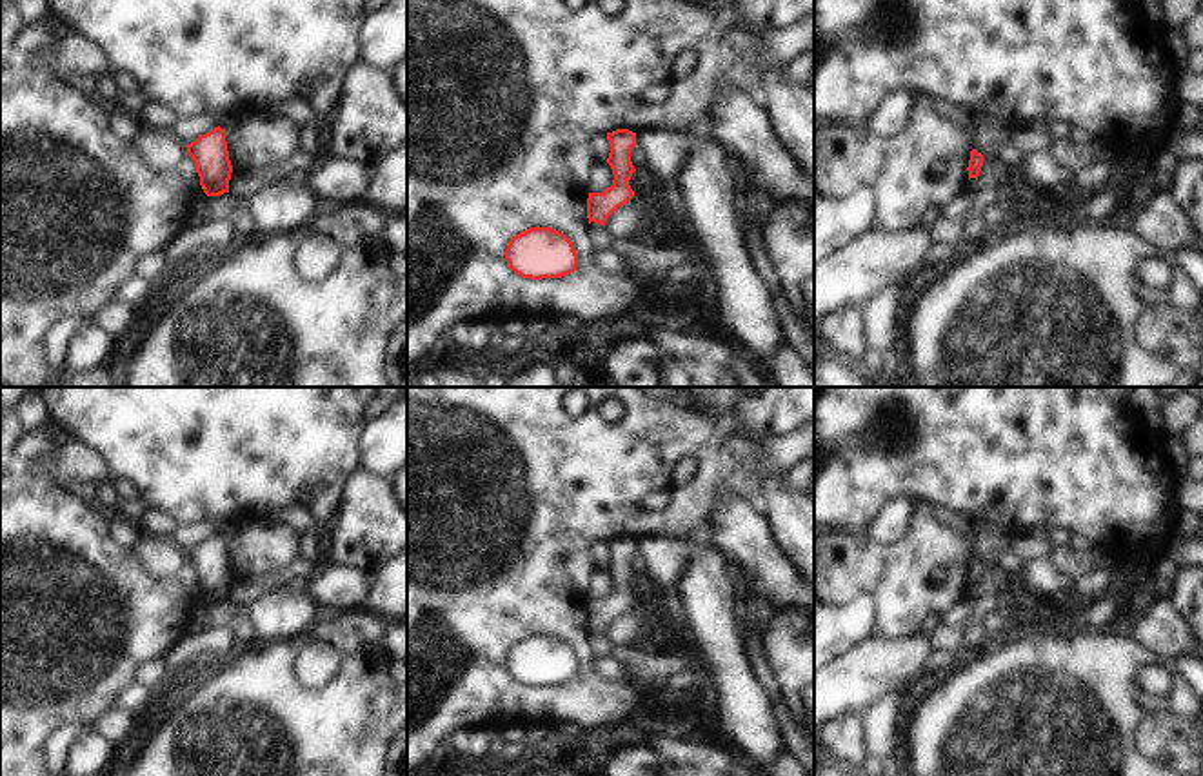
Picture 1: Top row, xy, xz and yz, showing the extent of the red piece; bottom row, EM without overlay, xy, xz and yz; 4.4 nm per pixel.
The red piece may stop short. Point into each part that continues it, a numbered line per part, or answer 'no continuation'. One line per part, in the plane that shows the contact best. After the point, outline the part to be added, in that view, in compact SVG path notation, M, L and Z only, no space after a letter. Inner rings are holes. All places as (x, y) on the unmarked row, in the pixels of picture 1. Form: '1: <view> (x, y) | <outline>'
no continuation

